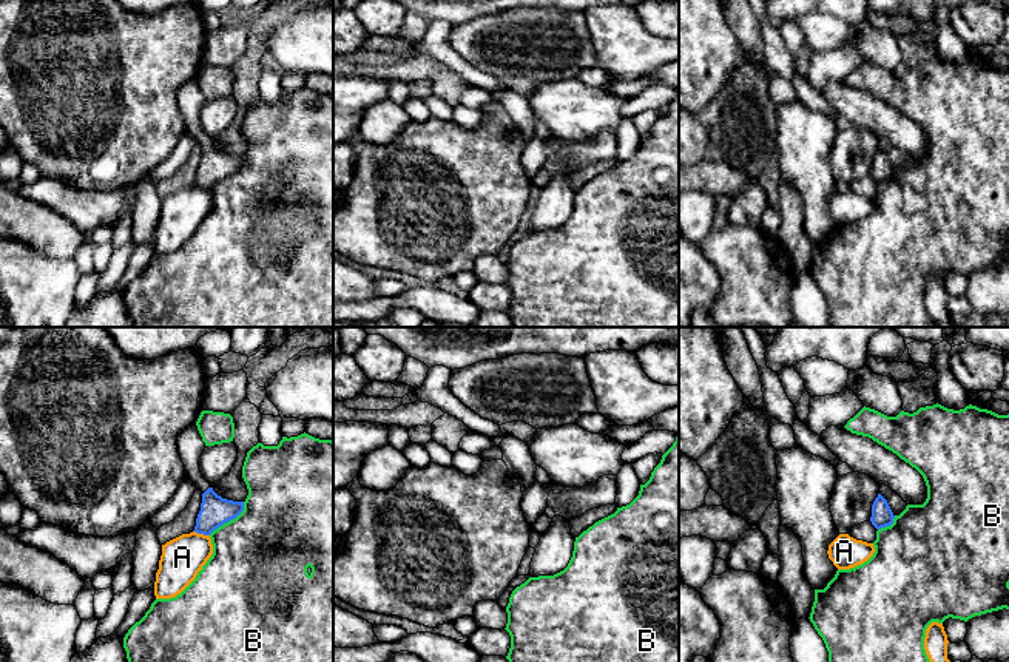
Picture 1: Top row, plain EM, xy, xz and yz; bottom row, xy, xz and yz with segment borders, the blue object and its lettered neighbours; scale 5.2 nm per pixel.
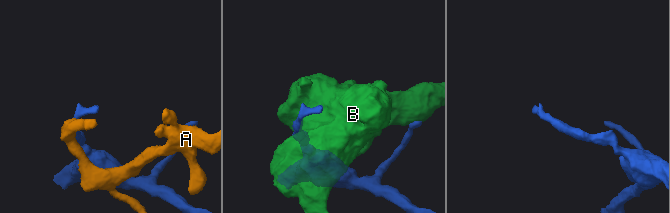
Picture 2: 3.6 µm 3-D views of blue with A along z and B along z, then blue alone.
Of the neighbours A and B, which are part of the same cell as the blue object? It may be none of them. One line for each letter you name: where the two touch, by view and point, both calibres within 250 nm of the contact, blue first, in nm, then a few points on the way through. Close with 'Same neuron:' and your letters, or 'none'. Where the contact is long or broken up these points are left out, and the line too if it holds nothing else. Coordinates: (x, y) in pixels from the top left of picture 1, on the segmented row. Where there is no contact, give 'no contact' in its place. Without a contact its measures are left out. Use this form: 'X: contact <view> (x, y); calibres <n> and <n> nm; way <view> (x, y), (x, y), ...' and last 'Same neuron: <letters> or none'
Same neuron: none

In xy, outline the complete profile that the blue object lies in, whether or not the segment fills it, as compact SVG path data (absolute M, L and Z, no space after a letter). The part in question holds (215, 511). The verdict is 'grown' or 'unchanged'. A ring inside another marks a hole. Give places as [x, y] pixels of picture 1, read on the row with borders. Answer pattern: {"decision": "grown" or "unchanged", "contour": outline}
{"decision": "grown", "contour": "M196 423L179 434L177 451L185 466L187 478L194 483L196 489L204 492L194 532L210 535L224 523L236 518L244 511L244 502L222 498L213 491L199 469L199 458L204 449L205 443Z"}

